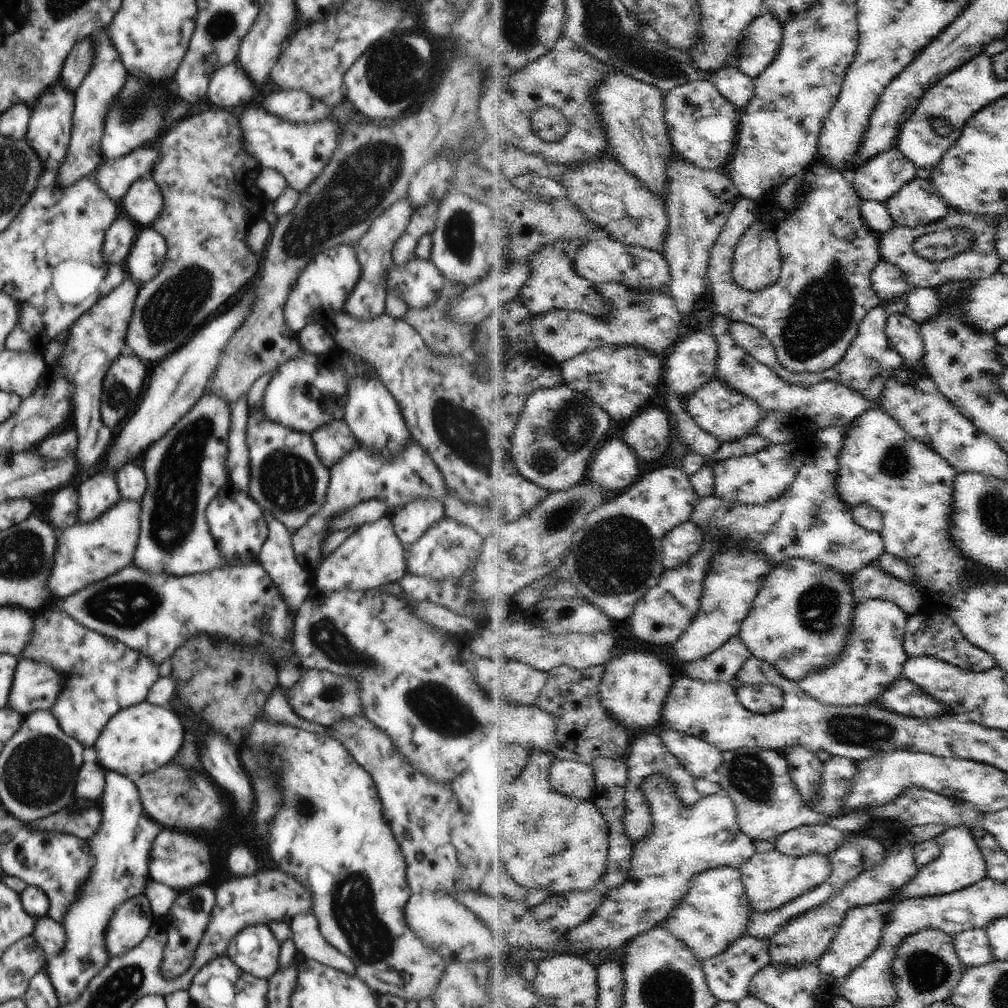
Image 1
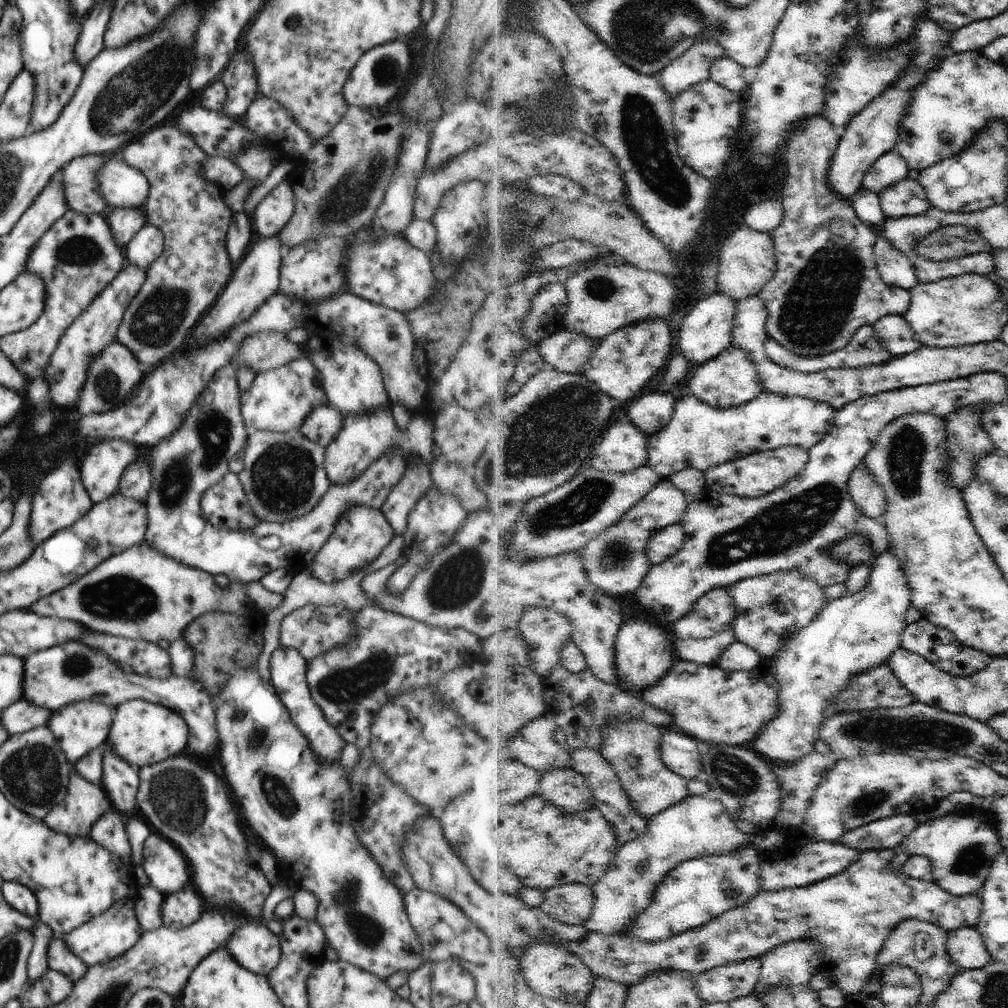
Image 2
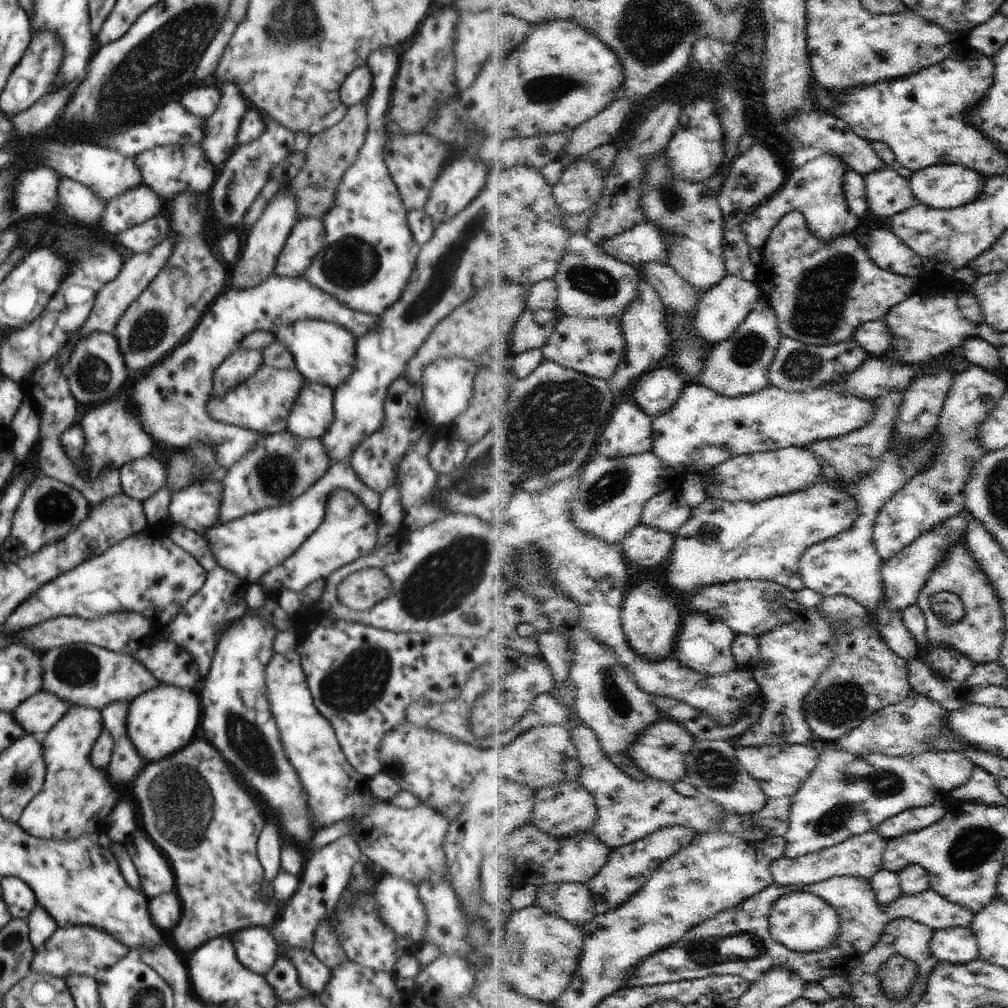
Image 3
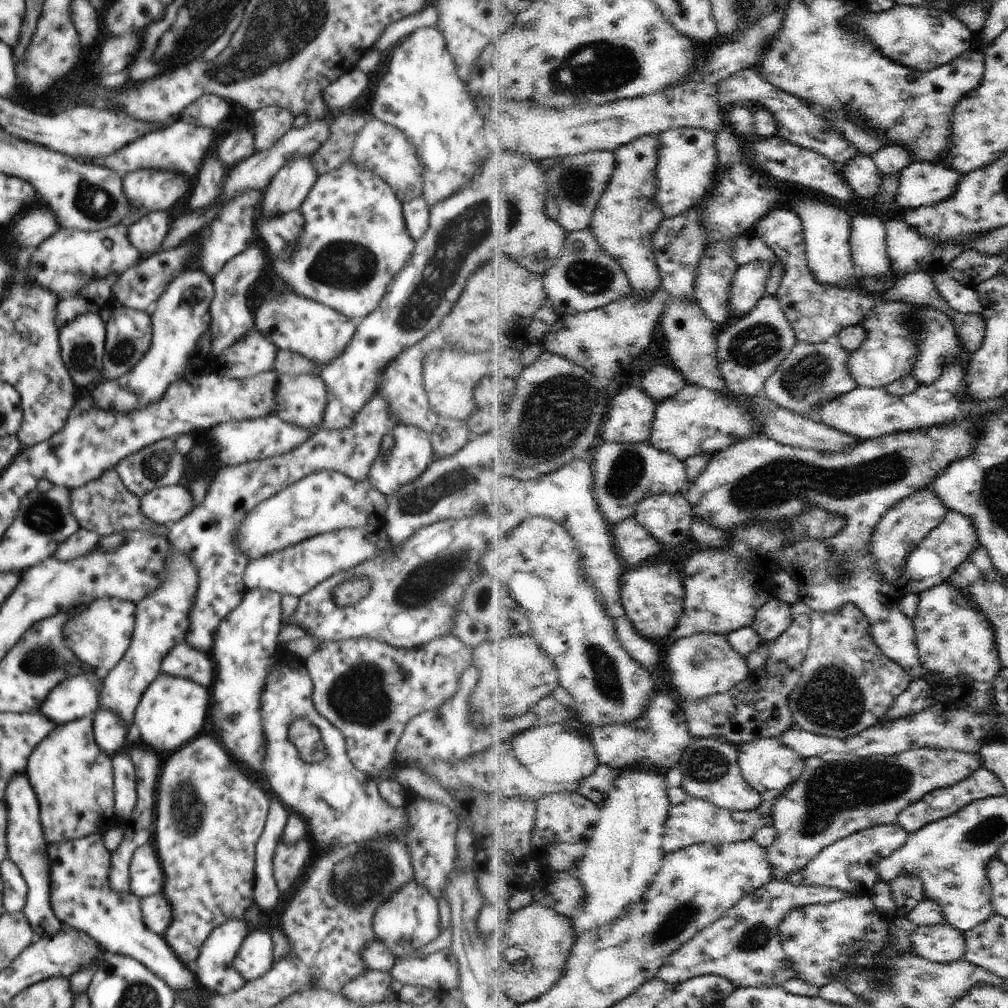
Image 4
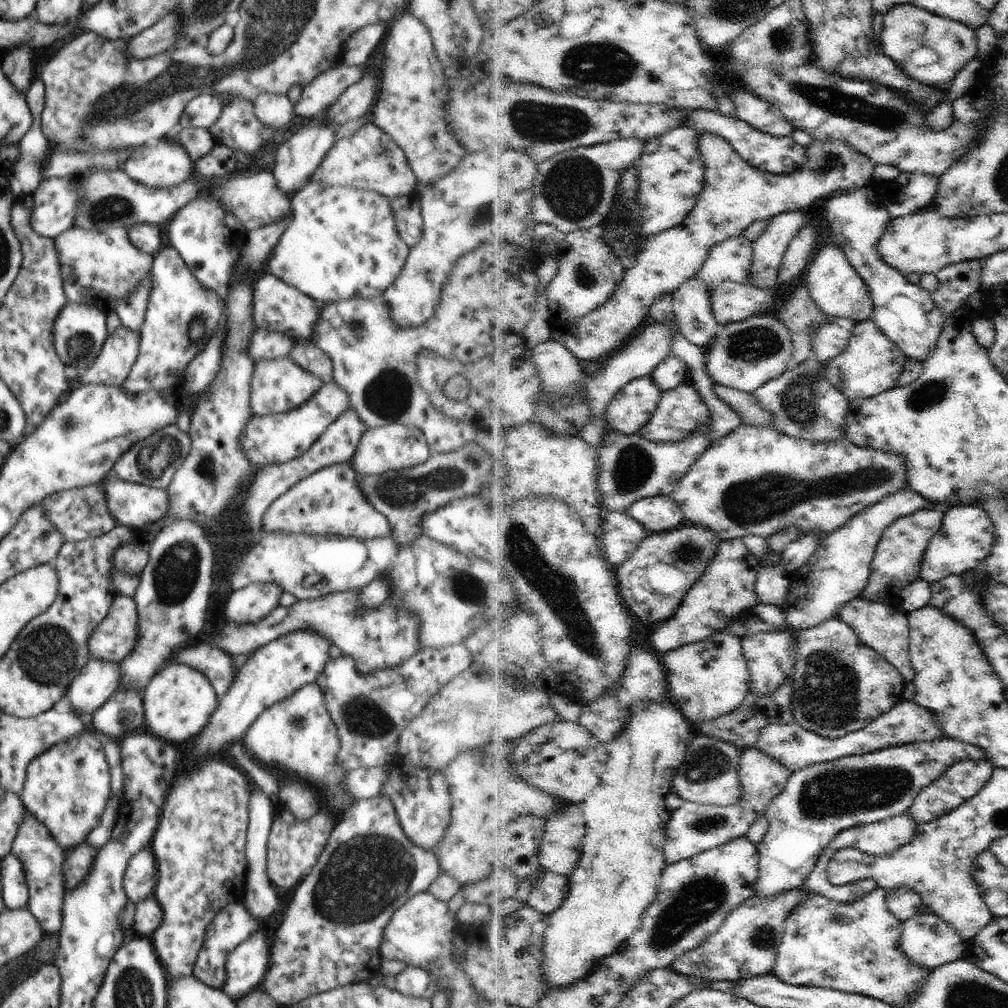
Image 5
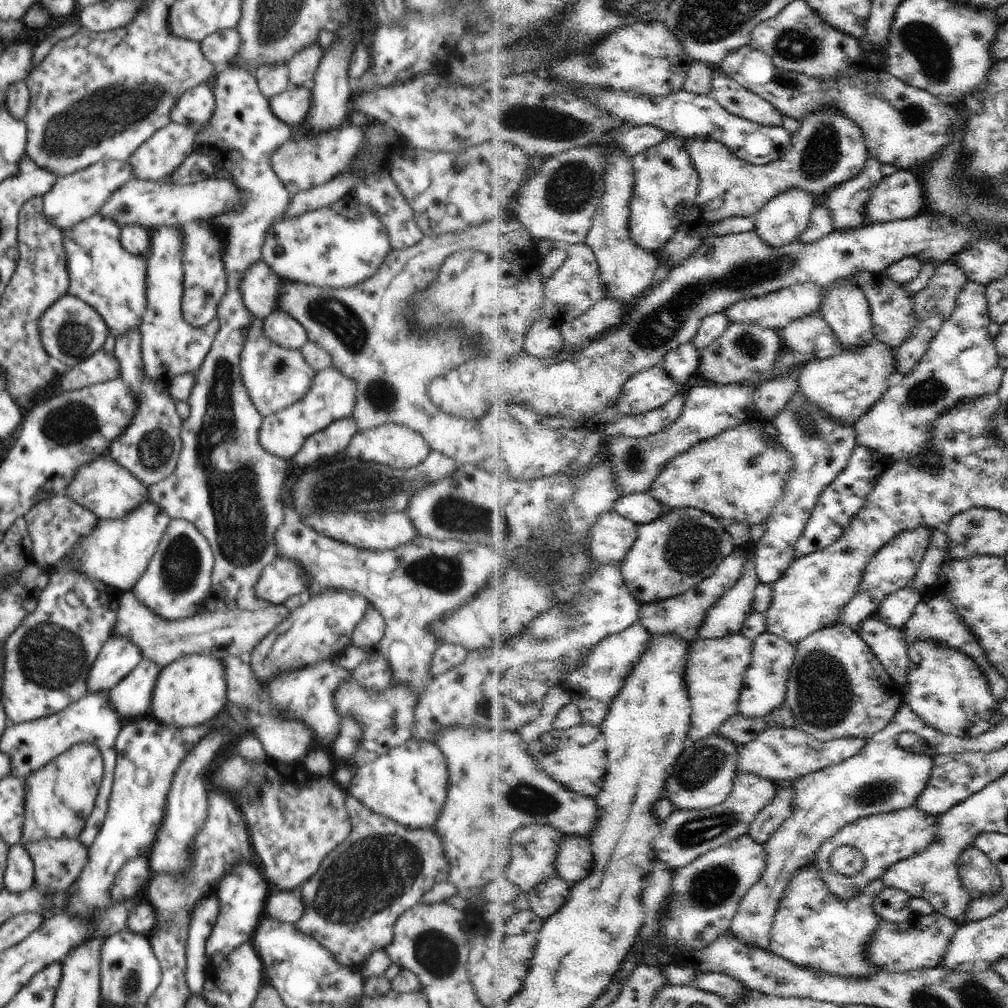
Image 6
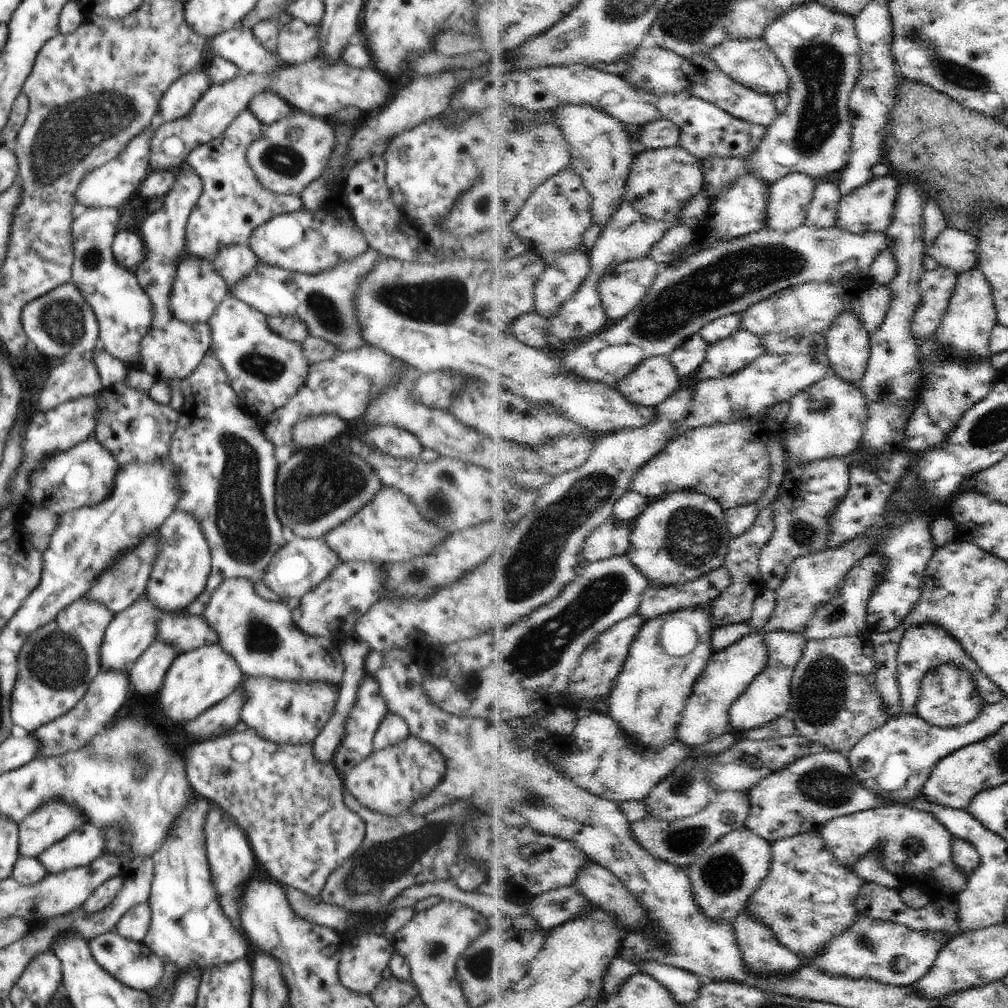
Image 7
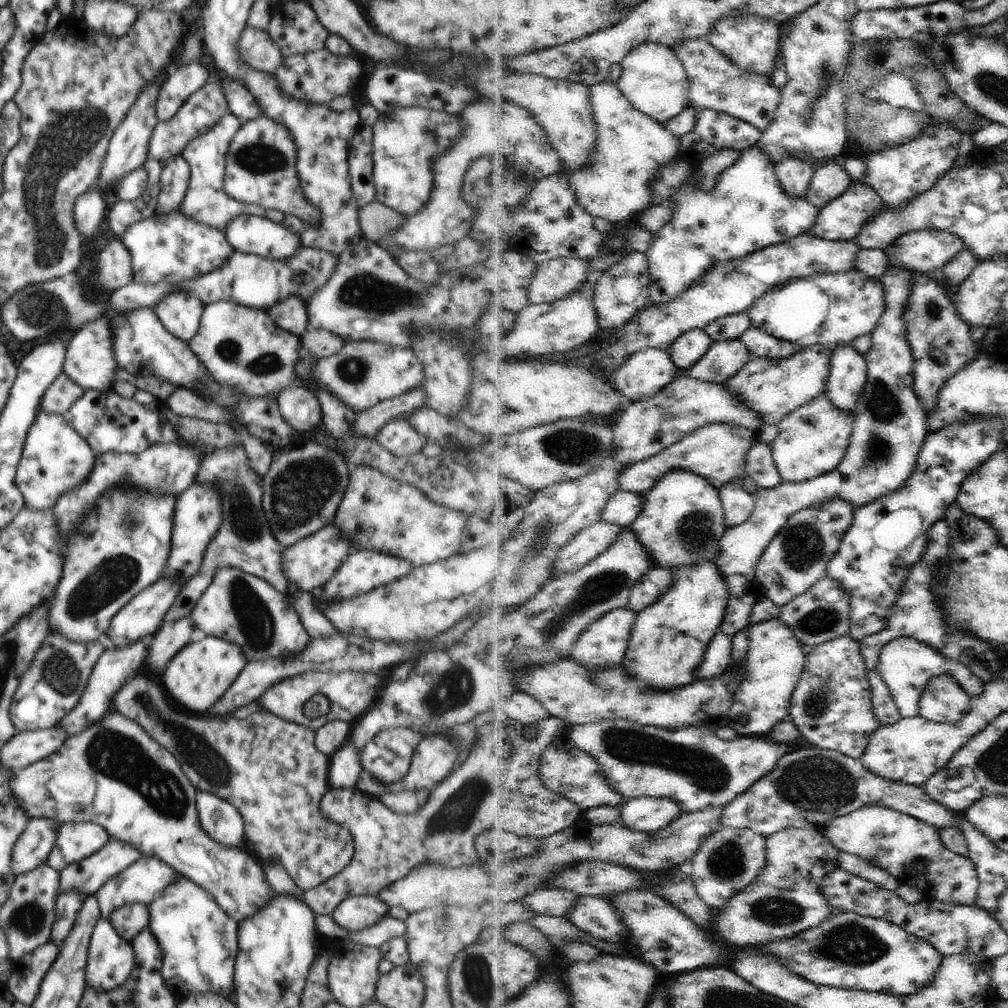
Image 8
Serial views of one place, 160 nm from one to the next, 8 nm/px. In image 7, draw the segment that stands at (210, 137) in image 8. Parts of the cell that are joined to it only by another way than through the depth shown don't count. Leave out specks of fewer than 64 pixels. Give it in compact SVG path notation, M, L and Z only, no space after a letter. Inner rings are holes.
M247 107L214 140L197 146L183 156L183 164L194 170L202 179L203 184L202 194L190 213L185 230L186 248L190 255L204 257L206 253L208 257L216 257L222 246L248 245L251 234L261 224L268 222L276 215L302 210L304 201L300 195L278 195L274 191L269 191L251 169L246 156L247 148L263 135L264 126L266 125Z

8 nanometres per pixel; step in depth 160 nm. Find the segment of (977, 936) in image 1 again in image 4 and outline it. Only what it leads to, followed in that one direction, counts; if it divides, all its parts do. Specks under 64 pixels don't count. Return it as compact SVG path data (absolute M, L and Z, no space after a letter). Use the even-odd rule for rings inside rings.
M950 923L919 927L912 937L914 952L937 963L959 961L966 955L966 934Z

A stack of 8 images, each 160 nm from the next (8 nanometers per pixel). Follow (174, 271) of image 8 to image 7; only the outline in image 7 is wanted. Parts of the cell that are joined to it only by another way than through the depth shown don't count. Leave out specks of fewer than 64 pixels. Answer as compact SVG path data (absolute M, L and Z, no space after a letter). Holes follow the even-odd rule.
M226 245L219 249L216 257L208 257L213 267L220 272L229 287L239 283L260 263L248 245Z

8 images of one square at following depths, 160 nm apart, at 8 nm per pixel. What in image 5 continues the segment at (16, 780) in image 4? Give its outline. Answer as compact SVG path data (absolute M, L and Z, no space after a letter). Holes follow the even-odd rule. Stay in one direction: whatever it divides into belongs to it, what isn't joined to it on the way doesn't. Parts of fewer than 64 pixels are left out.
M28 811L23 812L18 834L14 837L11 853L23 864L25 880L29 888L29 911L36 917L45 934L58 934L63 921L63 898L65 895L64 863L66 850L54 840L51 832Z

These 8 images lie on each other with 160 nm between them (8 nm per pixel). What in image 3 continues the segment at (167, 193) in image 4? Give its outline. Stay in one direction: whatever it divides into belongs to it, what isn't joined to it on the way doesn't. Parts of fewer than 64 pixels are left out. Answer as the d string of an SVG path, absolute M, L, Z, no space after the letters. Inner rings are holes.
M146 184L132 188L124 194L114 196L106 204L99 229L118 236L132 226L142 224L144 220L155 218L162 210L162 204L164 202L160 196L146 188Z

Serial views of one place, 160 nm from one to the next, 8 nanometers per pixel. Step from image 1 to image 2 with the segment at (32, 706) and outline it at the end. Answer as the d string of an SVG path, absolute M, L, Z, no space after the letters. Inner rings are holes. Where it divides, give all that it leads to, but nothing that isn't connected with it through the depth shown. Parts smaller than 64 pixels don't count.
M68 641L64 644L36 652L24 659L23 698L48 708L51 712L79 701L99 701L100 704L117 709L120 704L132 699L142 699L160 704L179 713L186 720L190 738L187 752L198 756L212 756L218 746L215 706L206 688L191 677L170 676L168 678L148 678L136 674L132 668L122 668L104 650L88 648L84 642Z

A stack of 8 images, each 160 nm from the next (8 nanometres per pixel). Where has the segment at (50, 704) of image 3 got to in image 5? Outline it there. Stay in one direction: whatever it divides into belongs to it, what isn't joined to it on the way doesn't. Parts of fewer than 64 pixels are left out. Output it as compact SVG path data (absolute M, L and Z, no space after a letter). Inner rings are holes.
M90 656L78 676L68 684L65 697L76 714L93 714L116 692L120 679L119 664Z

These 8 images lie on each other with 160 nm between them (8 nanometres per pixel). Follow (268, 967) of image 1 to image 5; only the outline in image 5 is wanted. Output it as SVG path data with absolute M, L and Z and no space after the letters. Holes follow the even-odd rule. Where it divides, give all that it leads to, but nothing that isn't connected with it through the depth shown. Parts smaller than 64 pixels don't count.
M262 932L240 943L226 959L226 994L234 1000L258 989L269 965L271 941Z

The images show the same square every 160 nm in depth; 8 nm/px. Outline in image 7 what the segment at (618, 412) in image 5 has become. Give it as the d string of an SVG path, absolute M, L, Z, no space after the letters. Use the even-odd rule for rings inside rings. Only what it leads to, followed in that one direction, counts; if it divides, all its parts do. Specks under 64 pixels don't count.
M660 355L644 361L618 390L627 399L644 407L659 407L678 392L682 382L679 370L669 356Z

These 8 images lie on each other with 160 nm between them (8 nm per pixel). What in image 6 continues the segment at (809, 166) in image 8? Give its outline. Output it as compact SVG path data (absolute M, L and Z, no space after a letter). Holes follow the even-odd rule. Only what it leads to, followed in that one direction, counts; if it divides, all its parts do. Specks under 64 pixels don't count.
M794 189L777 196L756 216L757 231L773 247L782 248L800 241L811 226L816 202L812 193Z

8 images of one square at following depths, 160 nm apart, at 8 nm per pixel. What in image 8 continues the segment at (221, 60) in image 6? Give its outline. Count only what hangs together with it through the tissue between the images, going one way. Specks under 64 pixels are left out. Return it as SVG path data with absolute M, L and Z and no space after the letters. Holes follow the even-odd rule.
M254 27L244 28L237 44L238 54L254 70L273 75L283 63L280 47L268 36L267 31Z

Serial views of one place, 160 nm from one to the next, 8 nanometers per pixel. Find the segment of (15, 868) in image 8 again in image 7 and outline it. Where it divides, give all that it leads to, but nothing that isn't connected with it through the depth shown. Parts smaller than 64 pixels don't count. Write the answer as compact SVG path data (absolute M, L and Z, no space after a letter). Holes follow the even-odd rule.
M64 799L42 803L19 822L19 854L36 857L51 844L79 829L87 818L74 804Z

